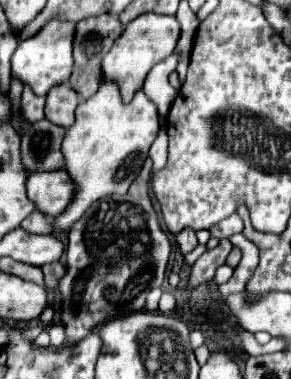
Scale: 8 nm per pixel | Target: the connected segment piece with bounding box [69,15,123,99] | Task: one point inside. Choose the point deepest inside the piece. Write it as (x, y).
(93, 37)

